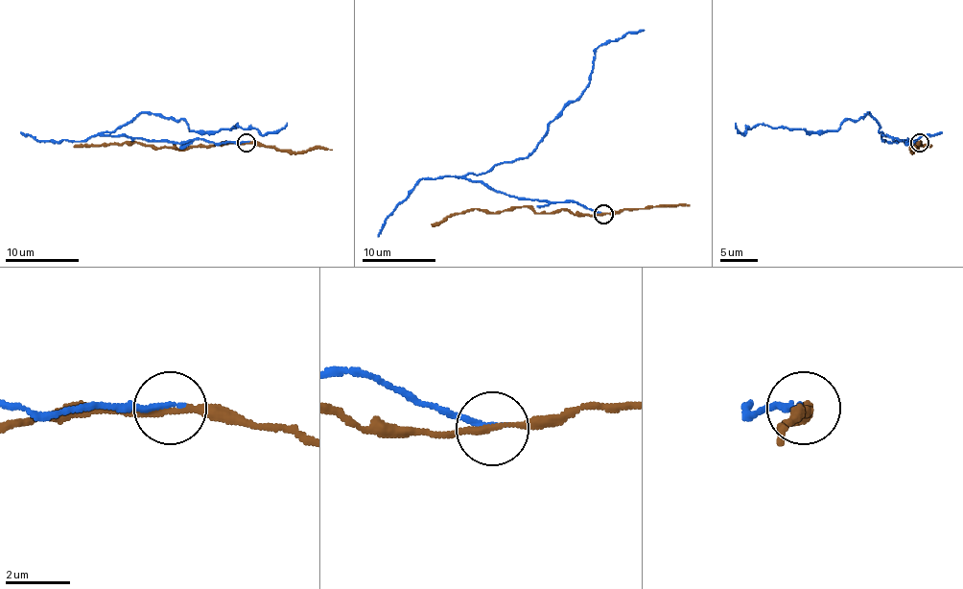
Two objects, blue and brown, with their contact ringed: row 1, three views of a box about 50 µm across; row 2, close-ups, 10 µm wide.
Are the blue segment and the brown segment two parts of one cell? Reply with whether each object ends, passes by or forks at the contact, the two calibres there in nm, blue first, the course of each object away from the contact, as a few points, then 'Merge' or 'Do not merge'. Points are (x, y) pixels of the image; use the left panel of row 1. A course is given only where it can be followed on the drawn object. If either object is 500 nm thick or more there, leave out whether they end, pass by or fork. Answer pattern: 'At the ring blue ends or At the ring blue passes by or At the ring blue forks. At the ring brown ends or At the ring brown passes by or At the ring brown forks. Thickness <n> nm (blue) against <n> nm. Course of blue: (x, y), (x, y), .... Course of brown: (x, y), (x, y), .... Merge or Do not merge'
At the ring blue ends. At the ring brown passes by. Thickness 170 nm (blue) against 200 nm. Course of blue: (246, 143), (107, 135), (141, 113), (183, 119), (196, 131), (238, 124), (266, 135), (286, 122). Course of brown: (246, 143), (218, 143), (177, 150), (168, 146), (152, 148), (139, 143), (74, 145). Do not merge

